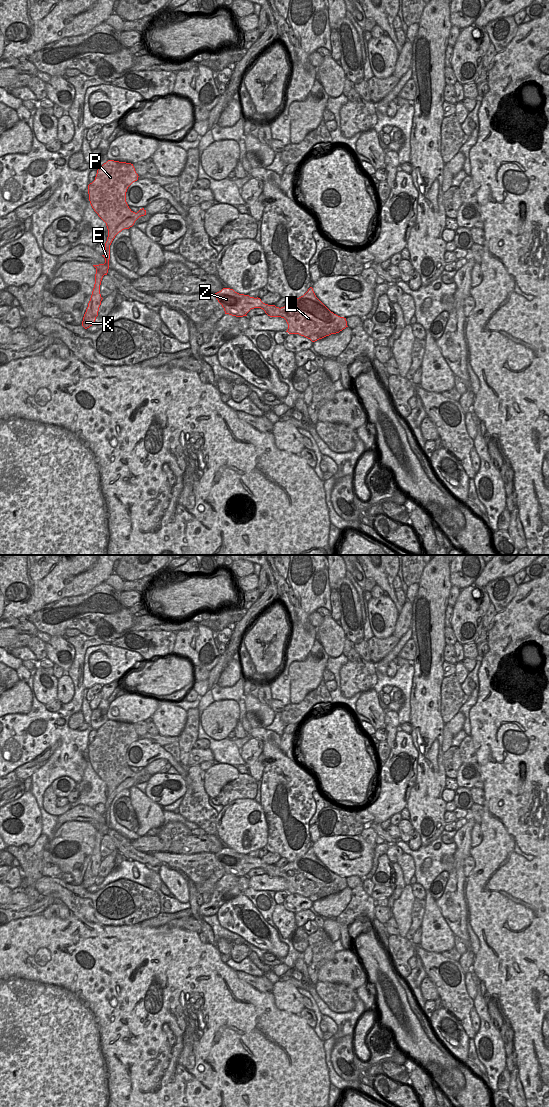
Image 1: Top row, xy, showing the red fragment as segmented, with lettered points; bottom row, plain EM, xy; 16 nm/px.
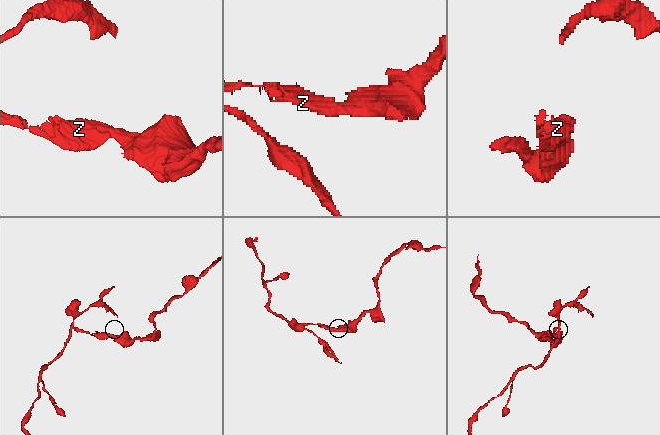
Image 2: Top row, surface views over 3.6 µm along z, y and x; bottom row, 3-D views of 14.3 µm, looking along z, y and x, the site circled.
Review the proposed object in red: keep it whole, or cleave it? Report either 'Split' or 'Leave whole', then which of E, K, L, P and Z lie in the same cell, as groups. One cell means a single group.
Split. Groups: E K P / L Z

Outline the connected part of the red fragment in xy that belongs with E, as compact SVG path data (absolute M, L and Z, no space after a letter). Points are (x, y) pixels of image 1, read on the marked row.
M108 160L97 170L95 180L88 185L90 204L108 229L105 253L102 255L105 266L109 267L110 245L115 236L146 215L144 208L135 213L126 202L127 189L138 177L133 164Z

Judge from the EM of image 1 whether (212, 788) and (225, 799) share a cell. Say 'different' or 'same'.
different

